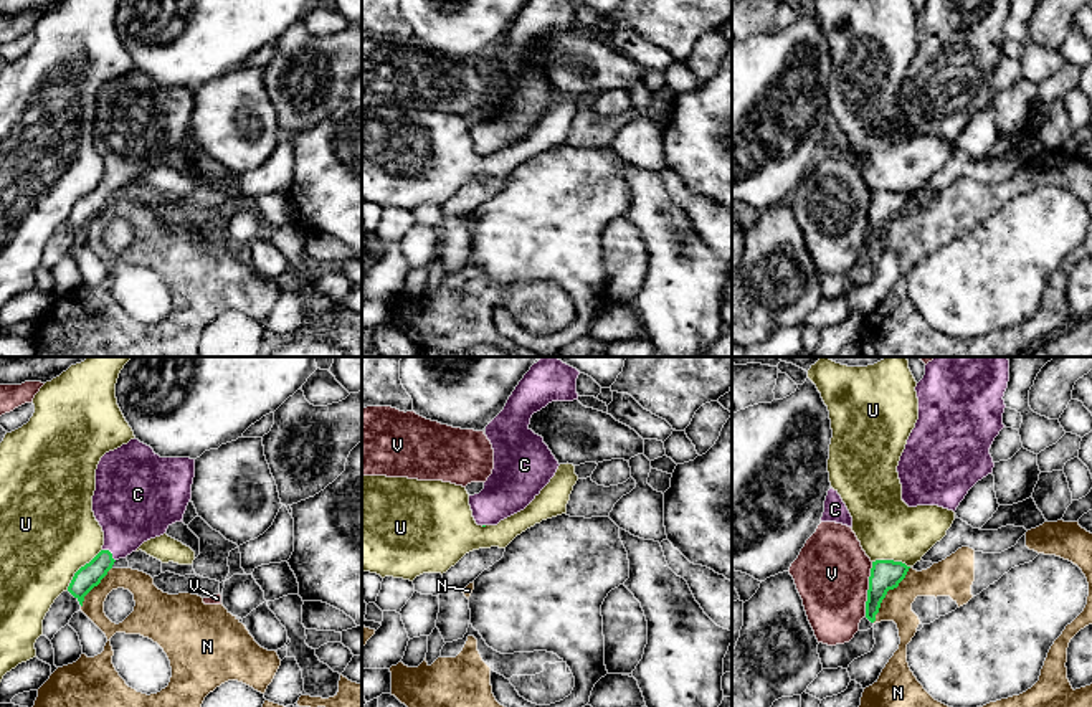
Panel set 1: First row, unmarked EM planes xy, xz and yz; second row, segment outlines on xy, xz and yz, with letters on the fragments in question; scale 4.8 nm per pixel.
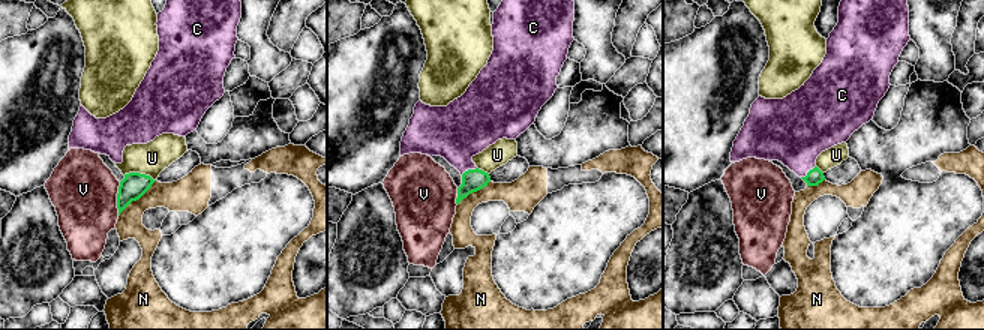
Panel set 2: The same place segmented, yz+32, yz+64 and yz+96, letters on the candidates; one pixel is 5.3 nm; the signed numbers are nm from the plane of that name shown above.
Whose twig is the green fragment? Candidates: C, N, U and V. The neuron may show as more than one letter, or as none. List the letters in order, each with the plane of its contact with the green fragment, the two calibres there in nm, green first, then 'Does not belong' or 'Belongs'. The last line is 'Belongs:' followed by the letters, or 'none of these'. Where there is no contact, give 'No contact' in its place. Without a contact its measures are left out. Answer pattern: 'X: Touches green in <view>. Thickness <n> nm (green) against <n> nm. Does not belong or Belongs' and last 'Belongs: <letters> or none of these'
C: Touches green in xy. Thickness 120 nm (green) against 360 nm. Belongs
N: Touches green in yz. Thickness 150 nm (green) against 150 nm. Does not belong
U: Touches green in xy. Thickness 120 nm (green) against 480 nm. Does not belong
V: Touches green in yz. Thickness 150 nm (green) against 360 nm. Does not belong
Belongs: C

